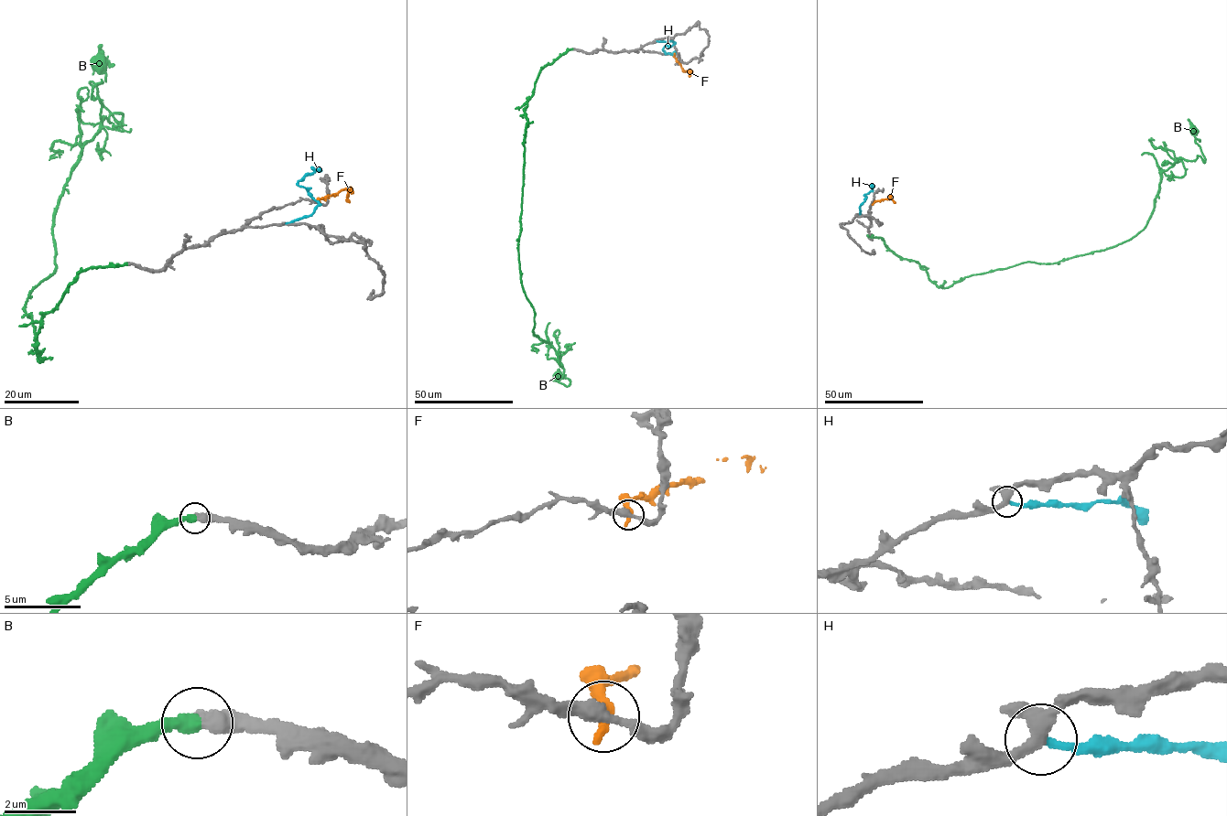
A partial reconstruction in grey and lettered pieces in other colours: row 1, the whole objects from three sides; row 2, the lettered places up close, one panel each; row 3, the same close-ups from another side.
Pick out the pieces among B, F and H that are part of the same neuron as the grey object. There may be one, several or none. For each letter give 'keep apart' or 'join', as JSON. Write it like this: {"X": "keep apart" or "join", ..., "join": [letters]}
{"B": "join", "F": "keep apart", "H": "keep apart", "join": ["B"]}

